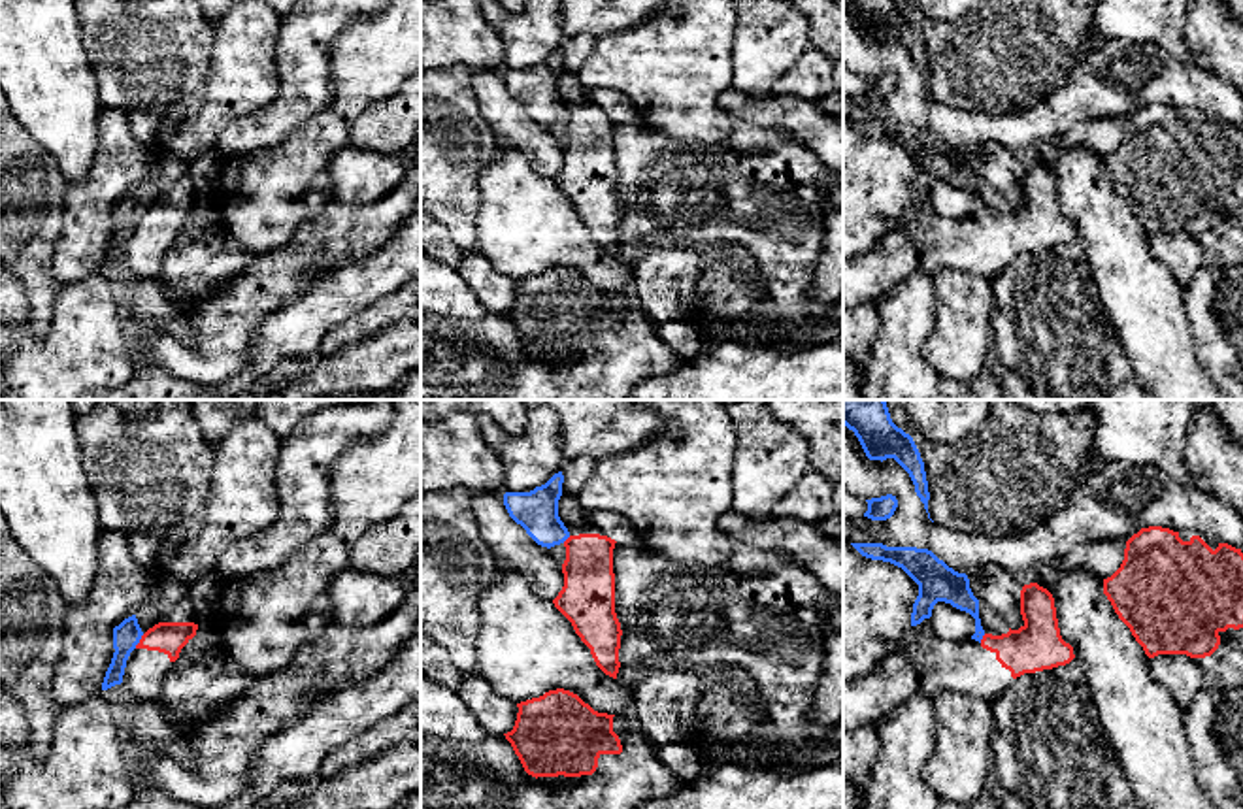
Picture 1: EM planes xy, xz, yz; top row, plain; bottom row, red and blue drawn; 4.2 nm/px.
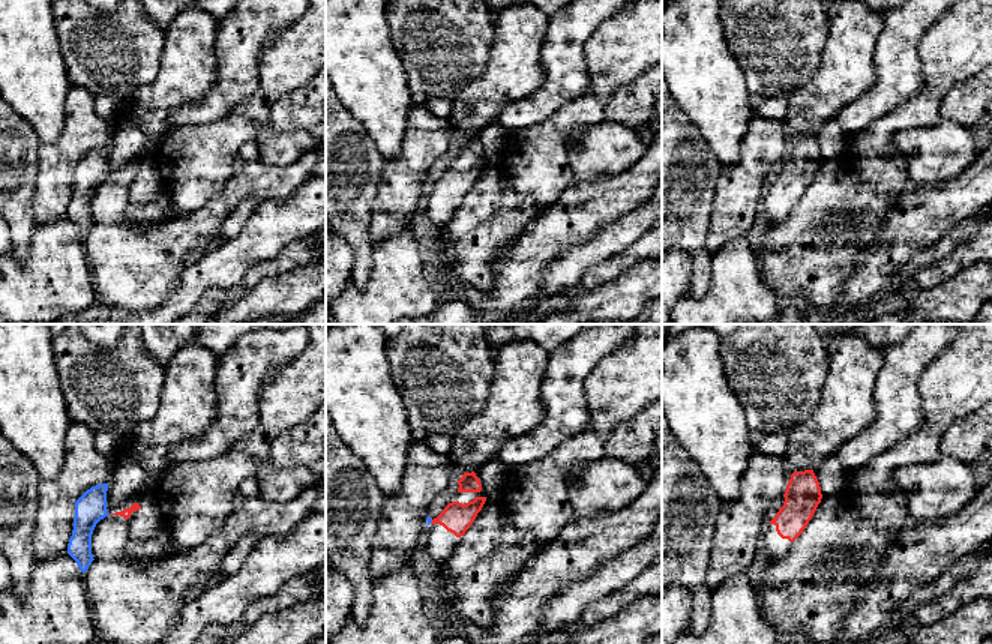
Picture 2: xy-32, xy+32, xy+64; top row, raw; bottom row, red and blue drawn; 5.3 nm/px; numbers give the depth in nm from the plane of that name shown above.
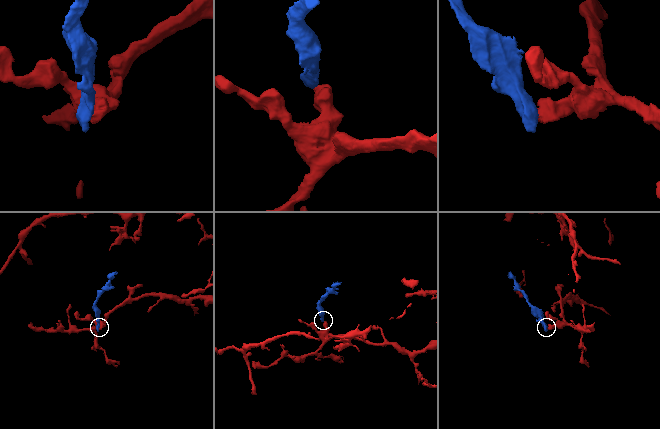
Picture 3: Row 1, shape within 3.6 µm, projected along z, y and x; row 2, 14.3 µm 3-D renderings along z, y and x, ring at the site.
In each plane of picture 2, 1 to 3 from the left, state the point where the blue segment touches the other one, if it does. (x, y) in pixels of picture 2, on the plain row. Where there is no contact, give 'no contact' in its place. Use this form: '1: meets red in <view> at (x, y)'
1: no contact
2: no contact
3: no contact

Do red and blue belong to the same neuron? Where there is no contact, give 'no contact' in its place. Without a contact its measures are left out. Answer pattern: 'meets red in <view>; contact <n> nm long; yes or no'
meets red in xy; contact 80 nm long; yes

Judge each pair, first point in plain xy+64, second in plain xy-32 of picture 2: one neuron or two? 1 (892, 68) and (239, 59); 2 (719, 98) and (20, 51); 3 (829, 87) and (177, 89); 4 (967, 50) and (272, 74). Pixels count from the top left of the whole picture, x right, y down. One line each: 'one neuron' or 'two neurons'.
1: one neuron
2: one neuron
3: one neuron
4: one neuron

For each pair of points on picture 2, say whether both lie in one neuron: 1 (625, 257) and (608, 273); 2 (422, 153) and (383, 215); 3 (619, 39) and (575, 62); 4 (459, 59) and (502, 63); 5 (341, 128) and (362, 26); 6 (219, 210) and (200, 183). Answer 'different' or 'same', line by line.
1: same
2: same
3: different
4: different
5: different
6: different

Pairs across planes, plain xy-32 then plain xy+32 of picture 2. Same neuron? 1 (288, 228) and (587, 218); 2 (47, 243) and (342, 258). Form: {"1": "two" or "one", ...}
{"1": "two", "2": "two"}

